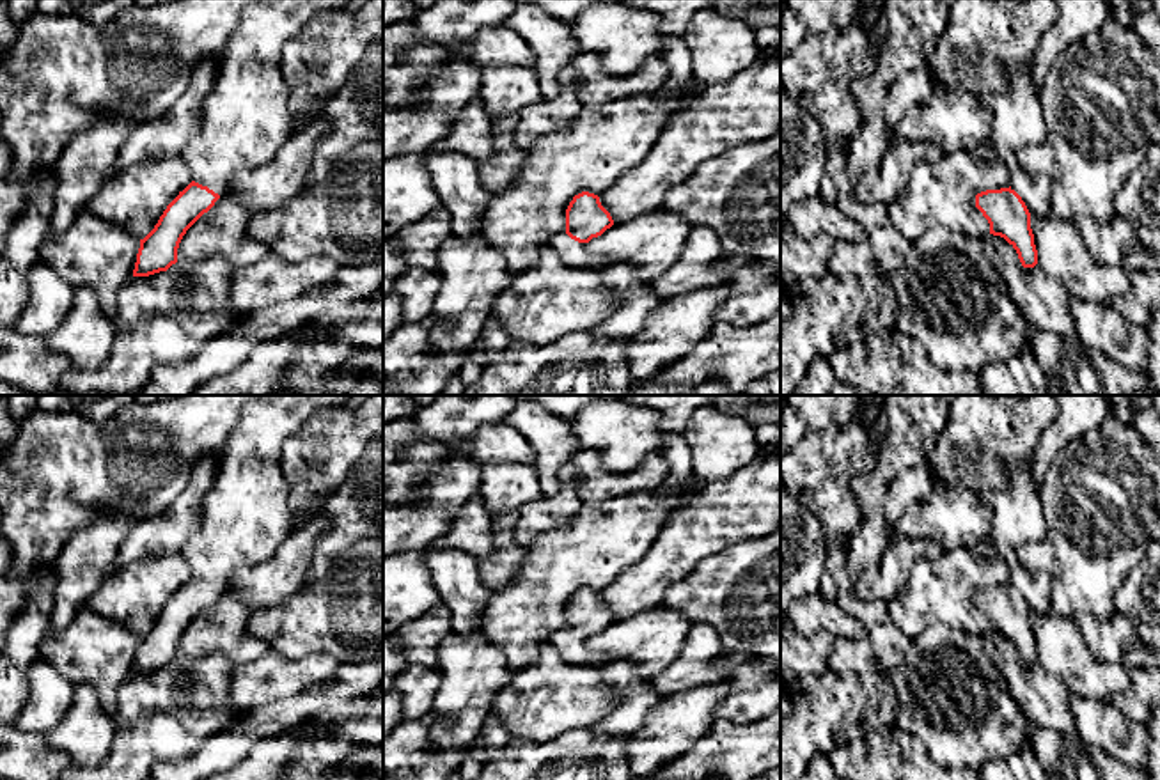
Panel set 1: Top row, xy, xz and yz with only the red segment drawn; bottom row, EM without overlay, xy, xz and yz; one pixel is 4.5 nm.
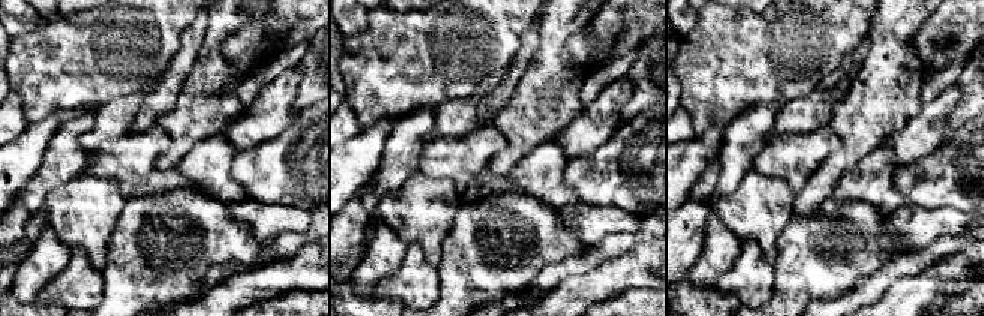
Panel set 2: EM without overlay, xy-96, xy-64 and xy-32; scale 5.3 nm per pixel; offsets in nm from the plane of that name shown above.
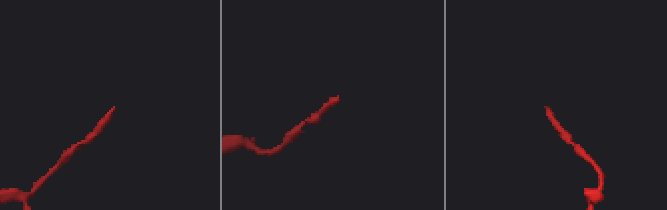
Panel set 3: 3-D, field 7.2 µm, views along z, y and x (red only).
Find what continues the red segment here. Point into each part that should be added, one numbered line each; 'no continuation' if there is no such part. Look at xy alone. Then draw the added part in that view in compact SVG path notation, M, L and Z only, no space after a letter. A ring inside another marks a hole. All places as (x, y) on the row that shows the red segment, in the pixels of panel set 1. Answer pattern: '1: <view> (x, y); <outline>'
1: xy (247, 119); M266 0L250 4L220 53L202 129L181 160L192 179L225 193L231 177L268 163L293 135L282 48L317 11L358 0Z

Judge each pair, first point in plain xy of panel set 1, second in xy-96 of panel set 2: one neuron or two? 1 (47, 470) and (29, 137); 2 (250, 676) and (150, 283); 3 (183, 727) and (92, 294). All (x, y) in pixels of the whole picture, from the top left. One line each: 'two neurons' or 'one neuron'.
1: two neurons
2: two neurons
3: two neurons

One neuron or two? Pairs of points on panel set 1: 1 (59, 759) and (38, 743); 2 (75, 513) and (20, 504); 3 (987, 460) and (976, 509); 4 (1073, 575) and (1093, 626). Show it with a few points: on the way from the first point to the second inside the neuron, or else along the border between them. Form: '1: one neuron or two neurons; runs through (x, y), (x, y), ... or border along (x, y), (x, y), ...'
1: one neuron; runs through (54, 759), (43, 748)
2: one neuron; runs through (61, 504), (34, 504)
3: two neurons; border along (940, 481), (951, 486), (967, 486), (988, 499)
4: two neurons; border along (1116, 612), (1105, 619), (1072, 619)

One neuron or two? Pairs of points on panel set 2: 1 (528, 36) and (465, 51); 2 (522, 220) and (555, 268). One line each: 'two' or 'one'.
1: two
2: two

